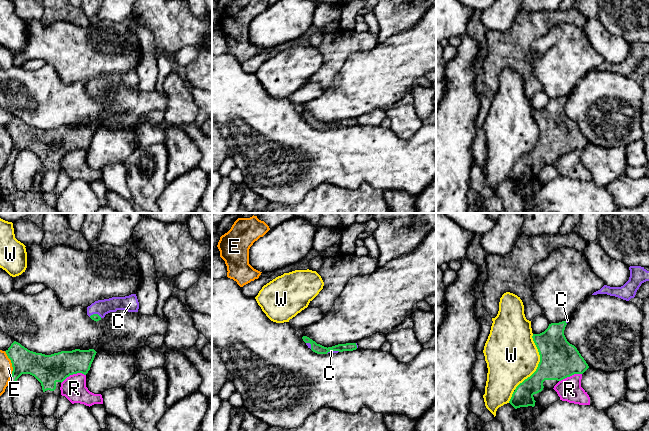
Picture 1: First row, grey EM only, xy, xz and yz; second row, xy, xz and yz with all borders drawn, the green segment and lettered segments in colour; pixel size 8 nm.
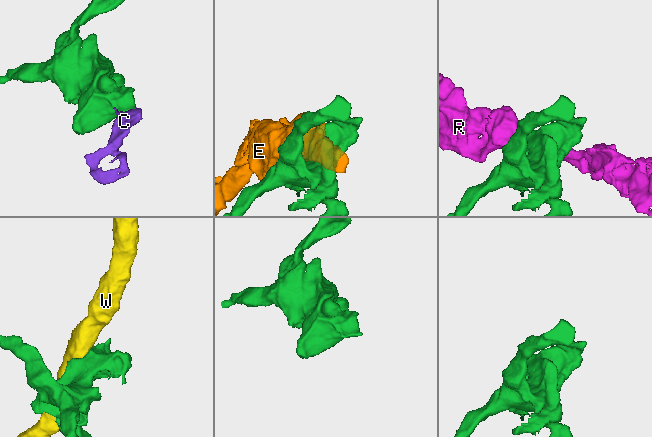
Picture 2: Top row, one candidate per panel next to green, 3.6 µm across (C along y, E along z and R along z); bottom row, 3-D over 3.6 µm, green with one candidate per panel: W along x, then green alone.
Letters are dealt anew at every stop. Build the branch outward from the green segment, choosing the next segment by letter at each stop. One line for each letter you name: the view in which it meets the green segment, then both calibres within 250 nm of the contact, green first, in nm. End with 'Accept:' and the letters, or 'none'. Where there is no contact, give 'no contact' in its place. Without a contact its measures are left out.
C: contact in xz; calibres 80 and 20 nm
Accept: C

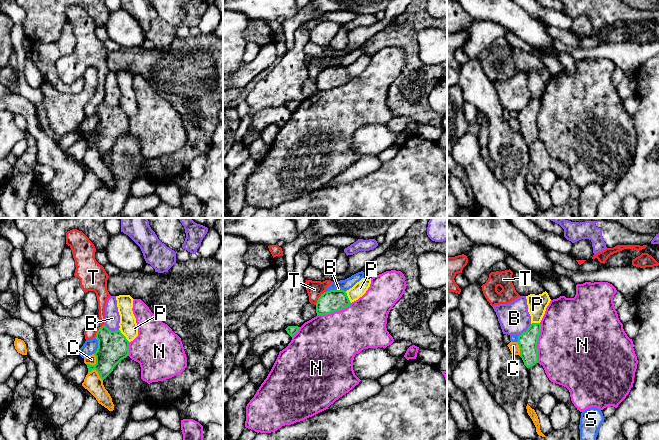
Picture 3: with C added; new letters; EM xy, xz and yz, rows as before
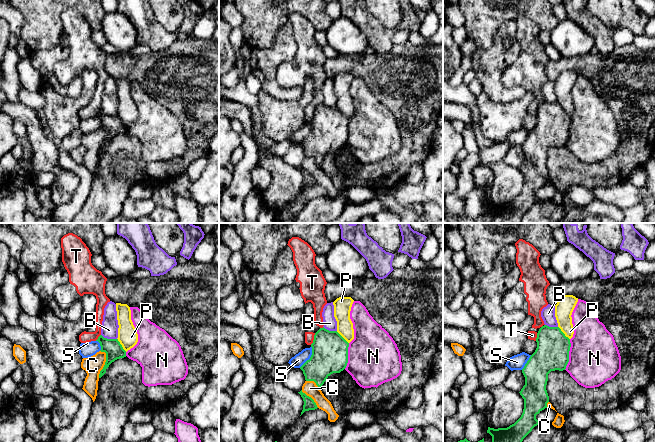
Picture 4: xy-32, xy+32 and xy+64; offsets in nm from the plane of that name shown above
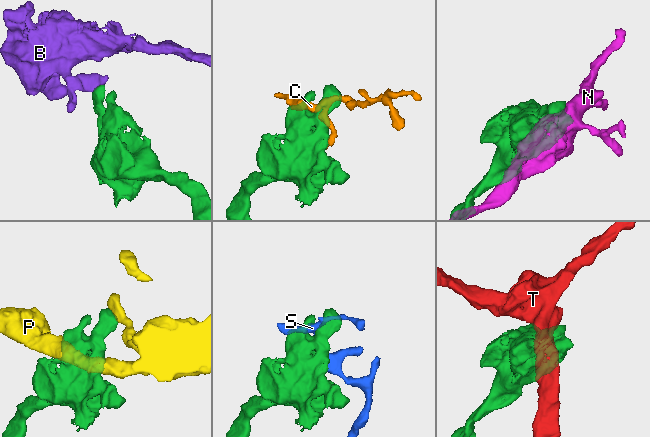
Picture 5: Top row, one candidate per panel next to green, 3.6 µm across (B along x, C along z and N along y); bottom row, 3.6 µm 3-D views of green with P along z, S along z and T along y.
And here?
Accept: none

